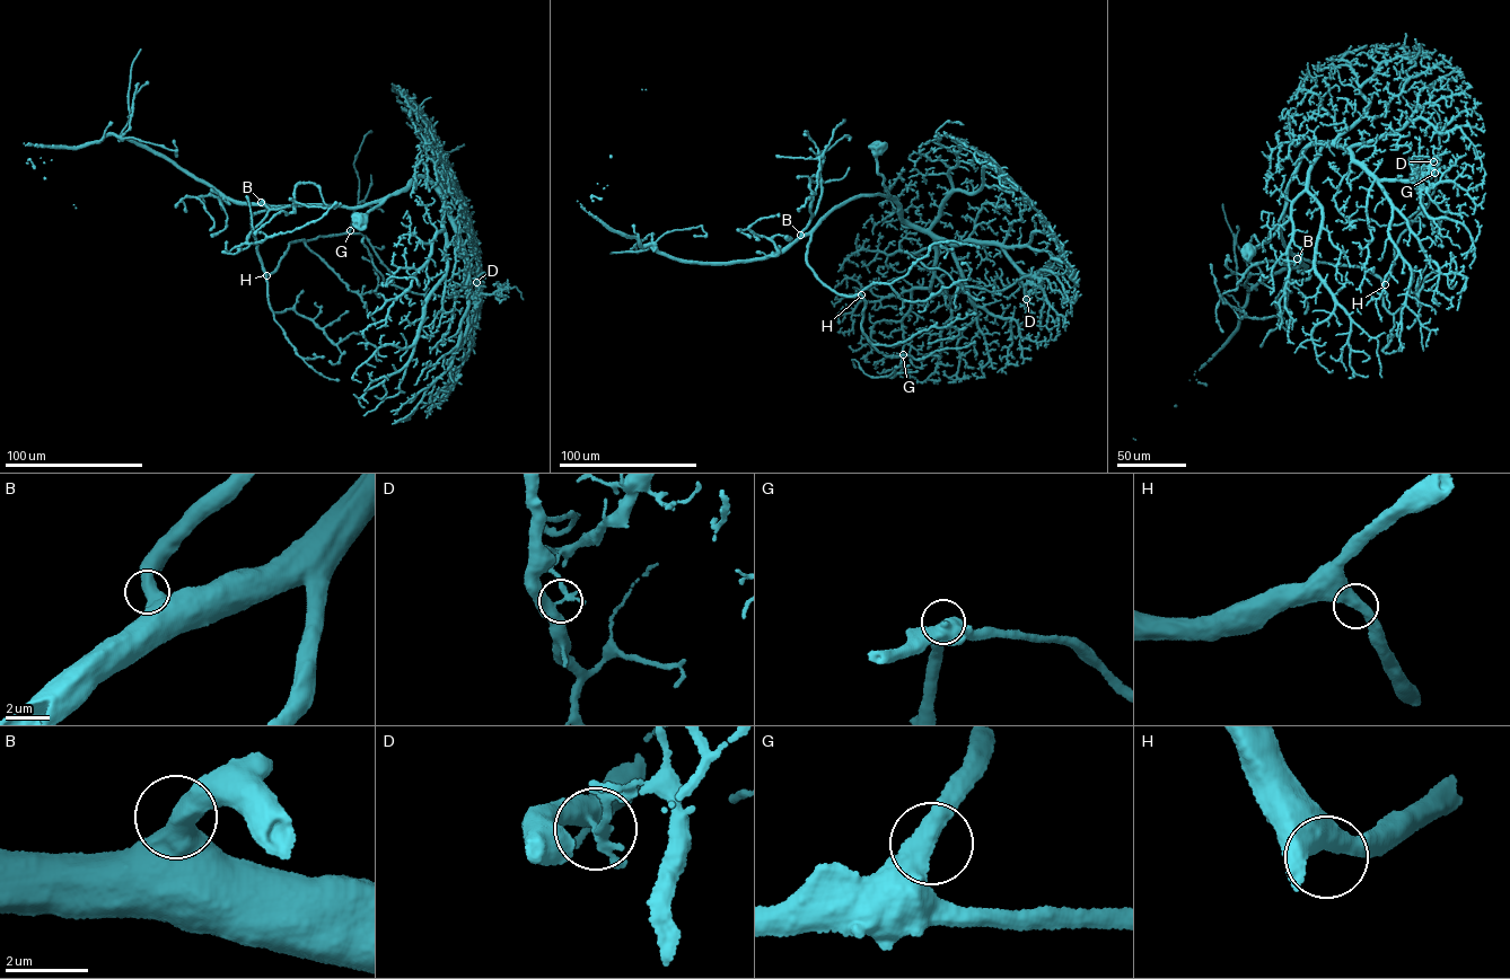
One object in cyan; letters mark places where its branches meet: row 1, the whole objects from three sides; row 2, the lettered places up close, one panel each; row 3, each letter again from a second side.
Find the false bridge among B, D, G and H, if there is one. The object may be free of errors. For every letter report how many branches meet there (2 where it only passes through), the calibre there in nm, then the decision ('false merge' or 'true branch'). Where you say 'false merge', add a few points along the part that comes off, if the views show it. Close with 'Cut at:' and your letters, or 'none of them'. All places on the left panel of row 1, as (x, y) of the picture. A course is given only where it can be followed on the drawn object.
B: 3 | 440 nm | true branch
D: 3 | 320 nm | false merge | (476, 282), (480, 293), (472, 298), (422, 294), (386, 283), (362, 243), (363, 237)
G: 2 | 440 nm | true branch
H: 2 | 480 nm | true branch
Cut at: D

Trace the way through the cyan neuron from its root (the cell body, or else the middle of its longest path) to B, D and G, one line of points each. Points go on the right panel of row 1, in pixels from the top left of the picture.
B: (1247, 250), (1269, 240), (1287, 202), (1279, 234), (1297, 258)
D: (1247, 250), (1276, 230), (1298, 162), (1315, 142), (1345, 150), (1352, 161), (1383, 179), (1408, 179), (1433, 160)
G: (1247, 250), (1269, 240), (1287, 202), (1279, 234), (1289, 252), (1358, 265), (1385, 283), (1434, 173)

